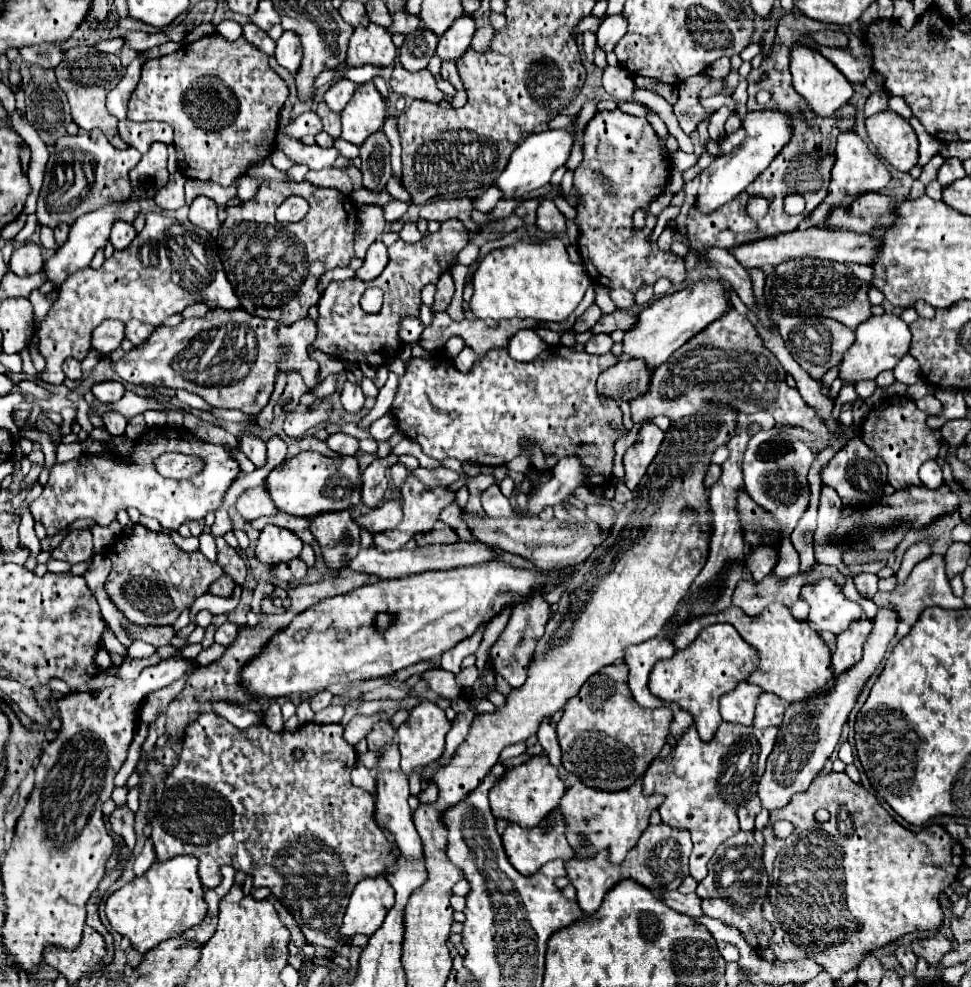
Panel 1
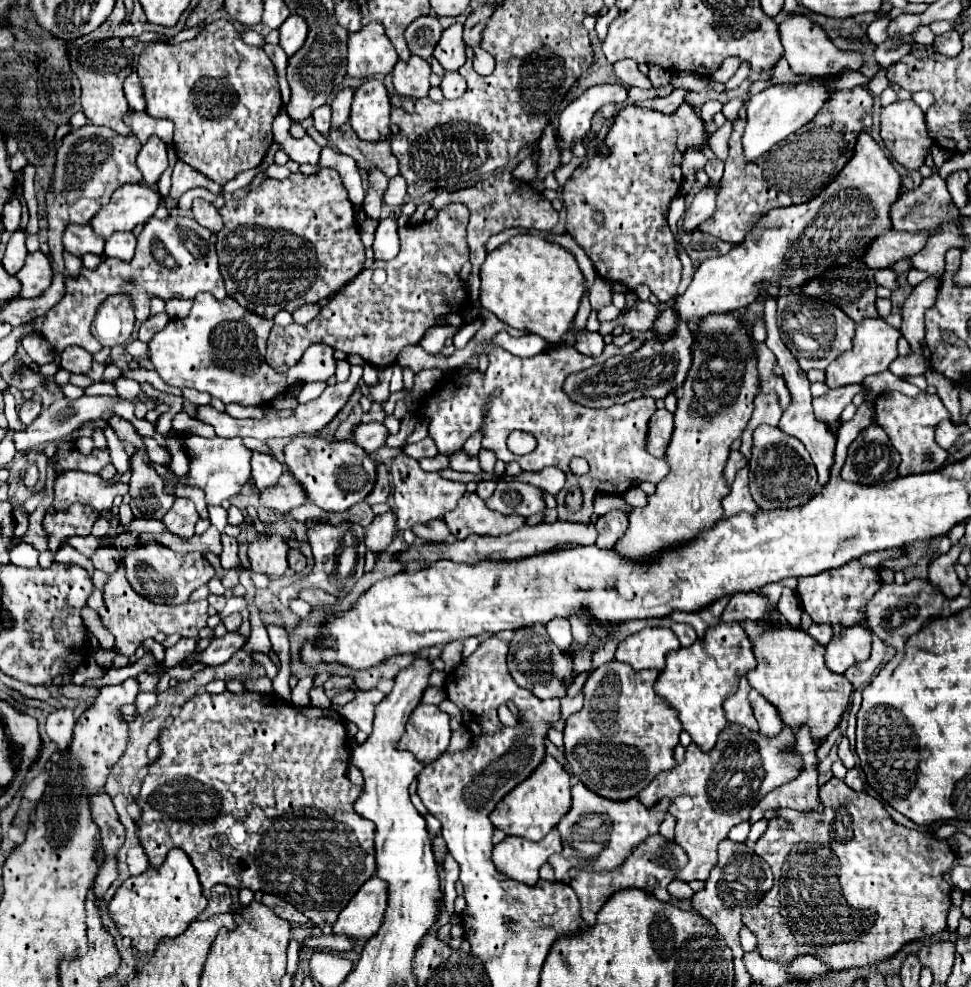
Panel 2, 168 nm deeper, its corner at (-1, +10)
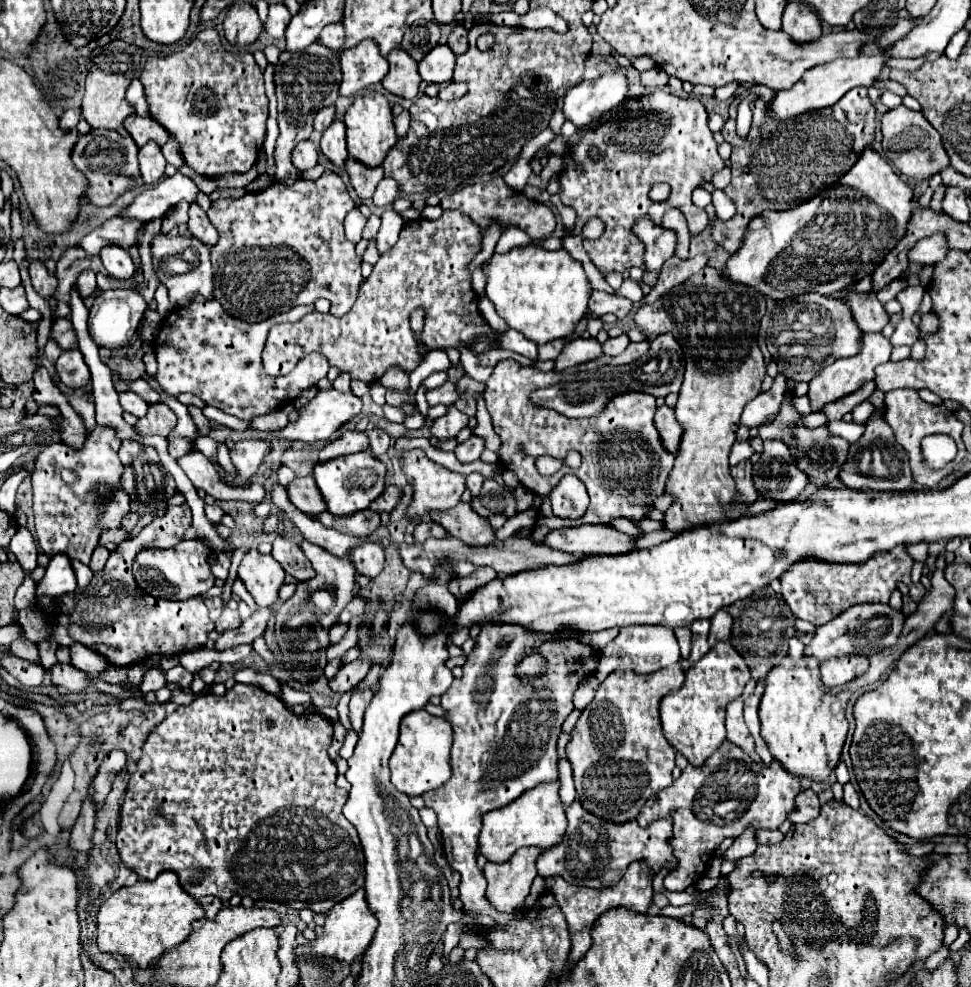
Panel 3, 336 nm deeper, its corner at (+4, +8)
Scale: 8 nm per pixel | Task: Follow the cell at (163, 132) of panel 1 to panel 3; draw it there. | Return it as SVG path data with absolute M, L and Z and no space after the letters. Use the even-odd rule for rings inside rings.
M130 114L124 120L124 128L128 130L128 134L134 138L134 142L138 146L144 146L148 140L154 140L158 146L164 146L166 140L170 138L170 134L150 116L138 116L138 114Z

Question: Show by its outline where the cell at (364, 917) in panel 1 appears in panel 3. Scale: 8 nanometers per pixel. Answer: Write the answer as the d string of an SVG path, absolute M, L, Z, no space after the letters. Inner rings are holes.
M360 888L350 898L342 900L340 904L336 904L326 914L326 924L322 928L322 934L316 936L316 940L312 940L310 944L306 944L306 952L304 952L304 946L298 946L296 948L296 956L302 956L302 954L328 956L328 958L346 960L348 964L352 964L356 958L360 958L364 954L364 950L368 948L368 944L374 938L376 928L378 928L378 920L376 920L376 916L368 908L368 902L366 902L366 896L364 896L364 888Z

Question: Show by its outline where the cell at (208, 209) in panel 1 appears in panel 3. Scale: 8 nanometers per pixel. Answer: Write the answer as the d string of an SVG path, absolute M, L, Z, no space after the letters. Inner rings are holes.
M194 202L190 204L190 220L188 220L188 230L192 236L196 236L198 240L202 240L208 246L214 246L218 242L218 232L214 228L214 224L208 220L206 212Z

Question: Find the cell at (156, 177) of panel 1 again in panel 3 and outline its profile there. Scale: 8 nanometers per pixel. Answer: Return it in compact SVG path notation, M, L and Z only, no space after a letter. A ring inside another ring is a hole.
M154 142L144 144L138 152L138 160L140 160L140 174L146 184L154 184L162 178L166 160L164 160L164 154L158 144L154 144Z

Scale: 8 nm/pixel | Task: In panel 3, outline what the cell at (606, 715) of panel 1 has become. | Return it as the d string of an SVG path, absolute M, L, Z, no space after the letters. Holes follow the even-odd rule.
M674 664L670 668L662 668L654 674L634 674L632 668L620 667L596 688L594 700L582 710L574 730L570 732L570 742L566 746L566 756L574 770L574 784L578 792L578 800L582 806L596 816L614 822L626 822L636 818L644 802L654 796L658 790L672 784L674 770L674 746L668 744L662 722L660 722L660 700L666 692L682 686L682 670L684 664Z

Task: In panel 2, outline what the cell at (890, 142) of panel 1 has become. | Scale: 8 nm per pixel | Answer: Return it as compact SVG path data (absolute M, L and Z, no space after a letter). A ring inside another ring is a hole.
M913 100L893 102L883 108L881 138L883 138L885 148L891 152L891 156L907 170L919 170L925 164L925 158L929 156L933 148L933 138L929 136L929 130L925 124L925 112Z

